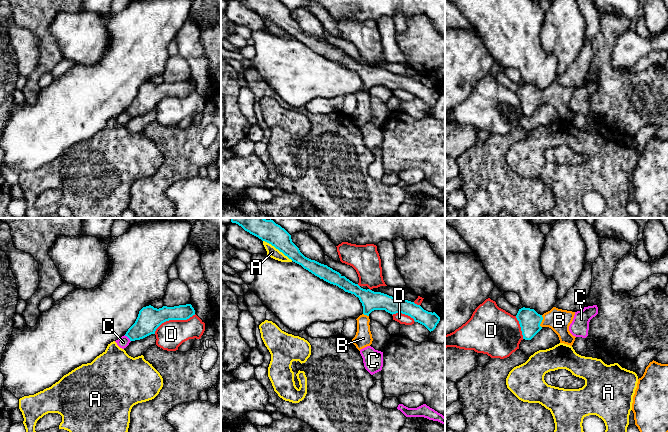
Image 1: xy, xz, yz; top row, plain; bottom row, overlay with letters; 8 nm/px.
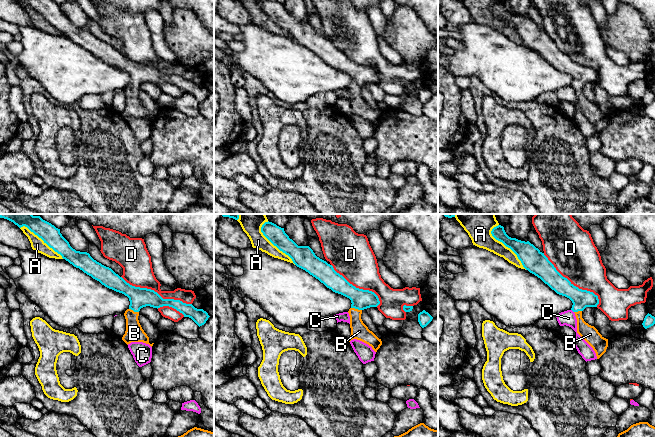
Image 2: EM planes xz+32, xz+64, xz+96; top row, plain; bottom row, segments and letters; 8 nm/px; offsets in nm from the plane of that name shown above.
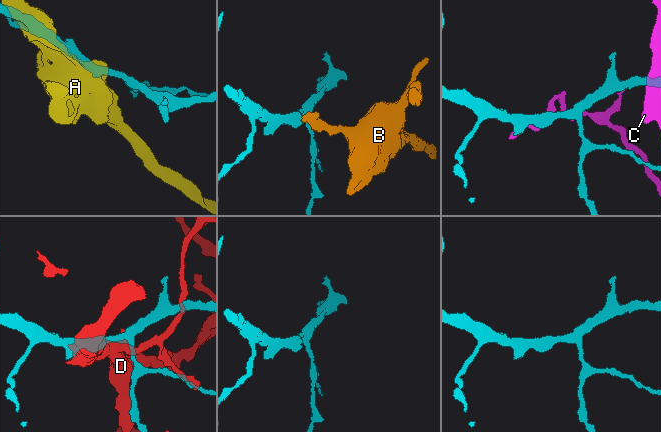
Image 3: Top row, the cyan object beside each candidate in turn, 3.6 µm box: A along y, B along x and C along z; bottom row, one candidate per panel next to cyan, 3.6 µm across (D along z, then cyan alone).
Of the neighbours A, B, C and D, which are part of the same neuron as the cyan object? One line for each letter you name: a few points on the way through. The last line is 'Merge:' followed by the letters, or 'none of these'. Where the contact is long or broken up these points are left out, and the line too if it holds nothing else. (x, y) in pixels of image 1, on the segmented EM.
B: across yz (529, 320), (541, 321), (559, 320)
Merge: B

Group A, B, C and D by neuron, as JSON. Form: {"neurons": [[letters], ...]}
{"neurons": [["A"], ["B"], ["C"], ["D"]]}

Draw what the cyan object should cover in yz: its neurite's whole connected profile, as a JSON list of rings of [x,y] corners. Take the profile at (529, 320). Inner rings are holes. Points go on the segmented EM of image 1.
[[[553,307],[543,315],[538,314],[534,309],[519,309],[516,318],[519,321],[523,339],[531,340],[543,327],[551,328],[559,337],[560,343],[572,346],[575,341],[569,331],[575,312]]]

